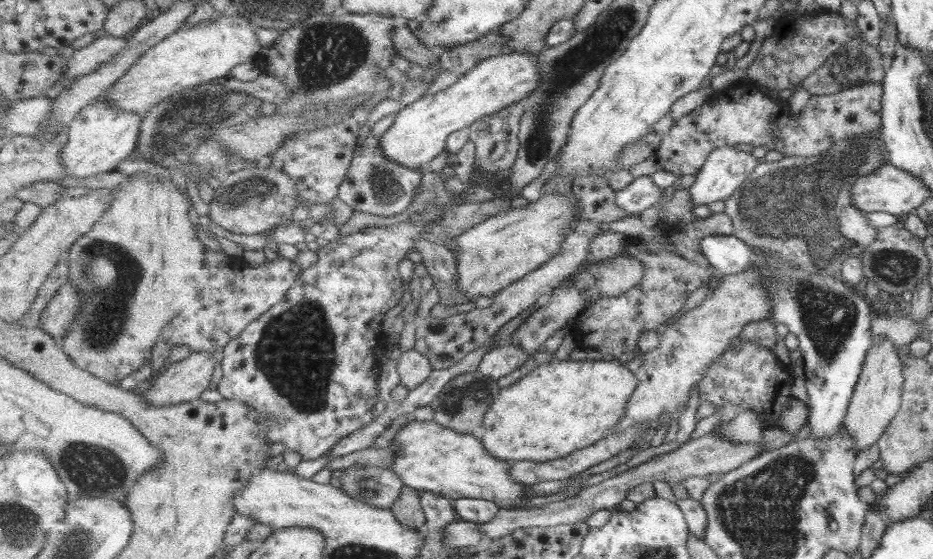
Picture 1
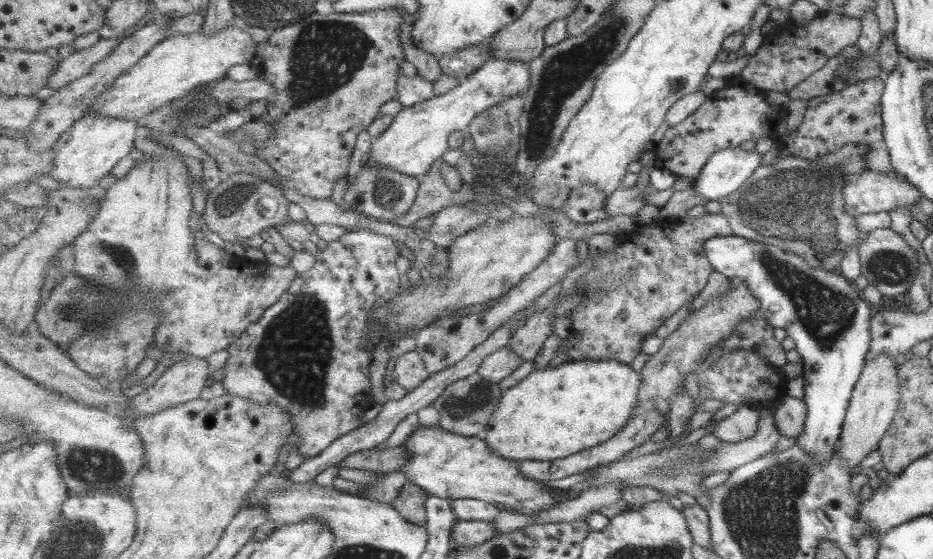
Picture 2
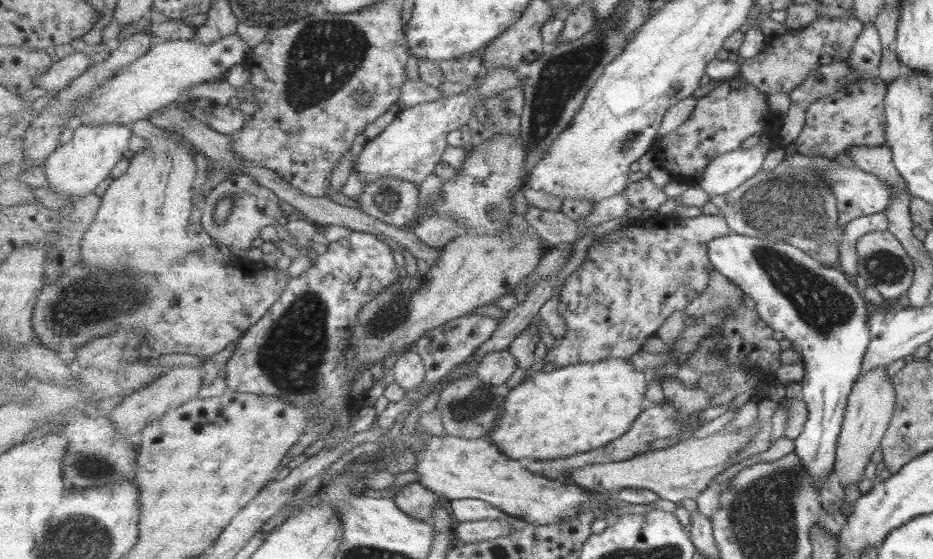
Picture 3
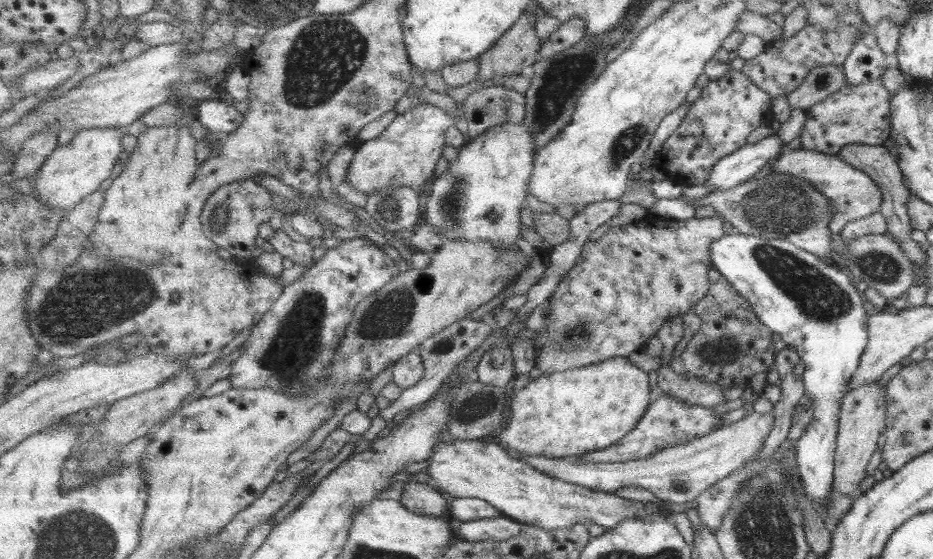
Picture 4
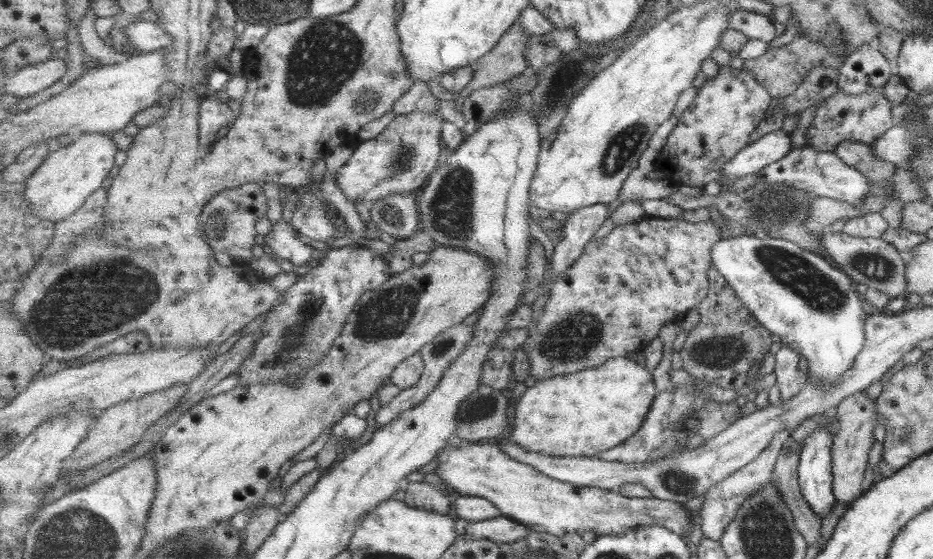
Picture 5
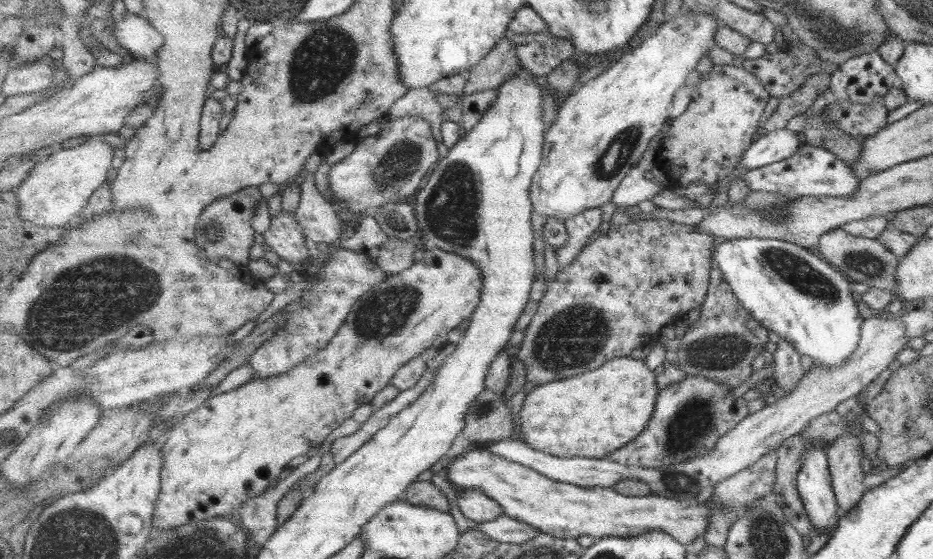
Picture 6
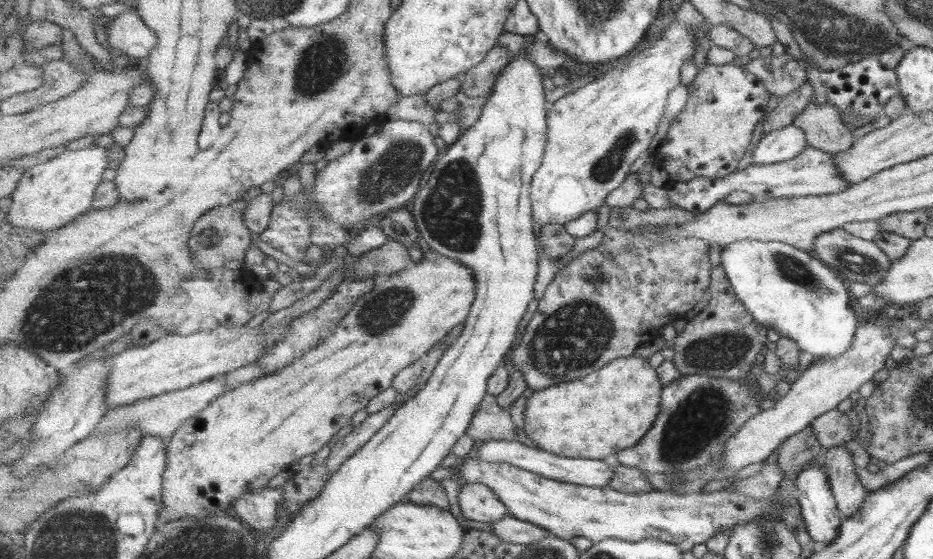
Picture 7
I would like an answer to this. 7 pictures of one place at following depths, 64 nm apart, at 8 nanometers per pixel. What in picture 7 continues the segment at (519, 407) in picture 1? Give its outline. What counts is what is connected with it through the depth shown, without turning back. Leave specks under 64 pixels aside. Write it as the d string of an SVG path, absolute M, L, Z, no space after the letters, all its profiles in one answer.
M624 357L582 380L535 392L525 410L525 430L540 449L551 454L615 460L620 451L638 446L656 425L664 391L649 359Z

